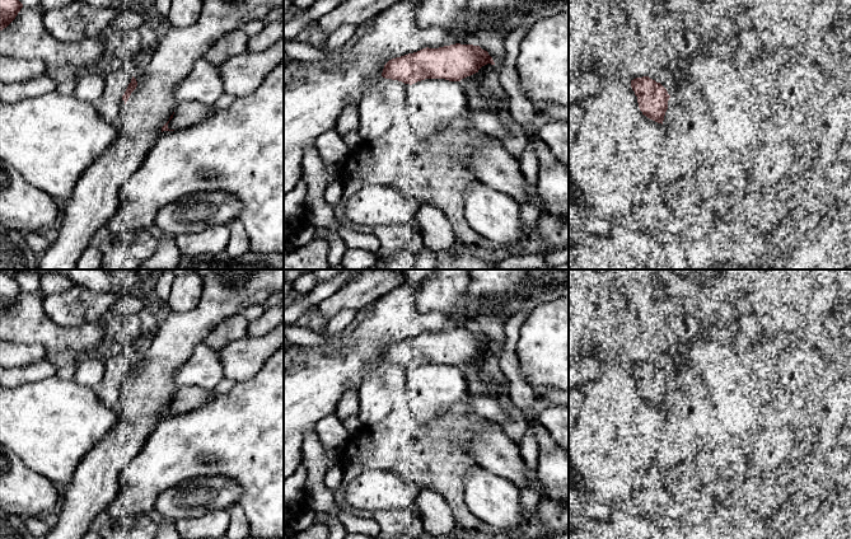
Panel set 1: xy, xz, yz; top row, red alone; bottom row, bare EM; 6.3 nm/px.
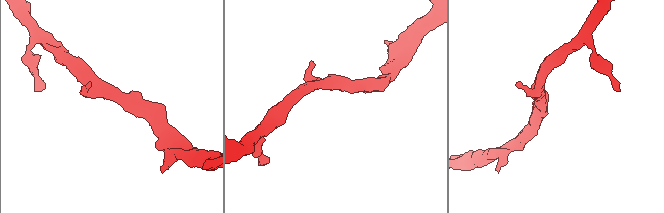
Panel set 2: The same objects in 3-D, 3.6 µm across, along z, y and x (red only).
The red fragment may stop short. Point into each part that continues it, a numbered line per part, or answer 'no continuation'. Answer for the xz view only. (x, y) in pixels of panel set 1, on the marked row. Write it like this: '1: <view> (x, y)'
no continuation

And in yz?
no continuation

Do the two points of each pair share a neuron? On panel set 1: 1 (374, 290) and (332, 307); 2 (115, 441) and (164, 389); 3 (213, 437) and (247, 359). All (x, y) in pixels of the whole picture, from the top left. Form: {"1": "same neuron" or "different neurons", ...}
{"1": "same neuron", "2": "same neuron", "3": "different neurons"}

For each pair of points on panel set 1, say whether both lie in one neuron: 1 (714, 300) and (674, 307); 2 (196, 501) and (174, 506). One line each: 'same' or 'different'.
1: different
2: same

